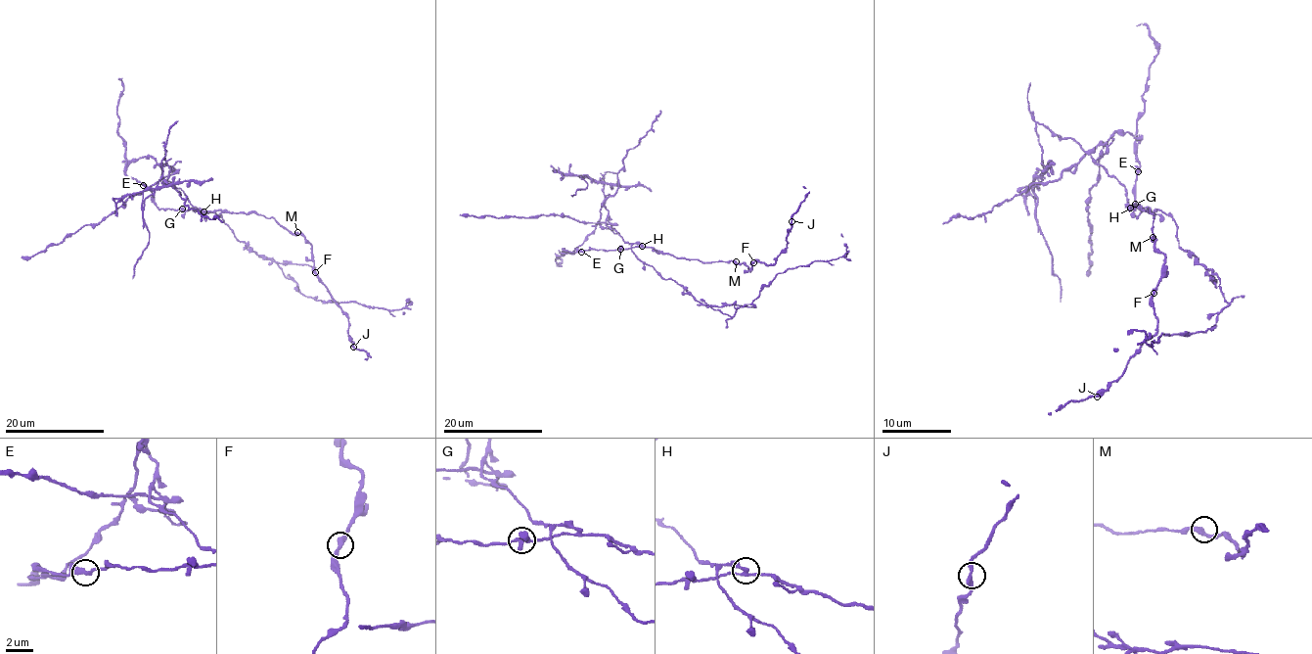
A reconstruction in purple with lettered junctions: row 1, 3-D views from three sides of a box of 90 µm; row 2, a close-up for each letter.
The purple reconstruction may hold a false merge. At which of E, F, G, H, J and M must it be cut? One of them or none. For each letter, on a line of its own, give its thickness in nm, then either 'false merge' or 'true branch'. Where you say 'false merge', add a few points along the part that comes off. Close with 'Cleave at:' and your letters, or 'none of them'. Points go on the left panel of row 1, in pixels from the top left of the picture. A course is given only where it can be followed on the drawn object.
E: 300 nm thick; true branch
F: 360 nm thick; true branch
G: 260 nm thick; true branch
H: 280 nm thick; false merge
J: 360 nm thick; true branch
M: 360 nm thick; true branch
Cleave at: H

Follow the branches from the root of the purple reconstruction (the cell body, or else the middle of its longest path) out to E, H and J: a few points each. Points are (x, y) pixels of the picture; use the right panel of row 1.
E: (1142, 208), (1135, 206), (1138, 171)
H: (1142, 208), (1130, 208)
J: (1142, 208), (1131, 206), (1151, 210), (1153, 241), (1164, 256), (1164, 275), (1153, 296), (1157, 330), (1097, 397)

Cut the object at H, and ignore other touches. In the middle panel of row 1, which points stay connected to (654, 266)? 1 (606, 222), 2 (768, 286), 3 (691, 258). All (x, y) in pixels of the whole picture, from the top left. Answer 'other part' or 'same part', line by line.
1: same part
2: same part
3: other part

